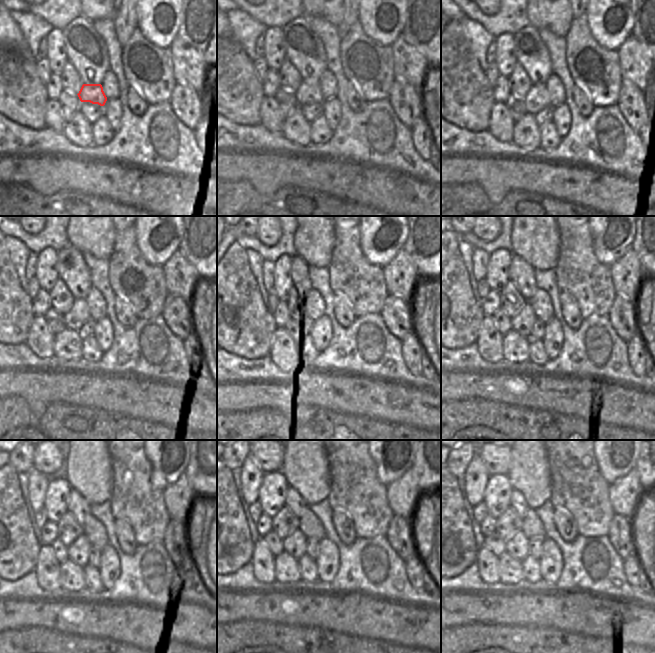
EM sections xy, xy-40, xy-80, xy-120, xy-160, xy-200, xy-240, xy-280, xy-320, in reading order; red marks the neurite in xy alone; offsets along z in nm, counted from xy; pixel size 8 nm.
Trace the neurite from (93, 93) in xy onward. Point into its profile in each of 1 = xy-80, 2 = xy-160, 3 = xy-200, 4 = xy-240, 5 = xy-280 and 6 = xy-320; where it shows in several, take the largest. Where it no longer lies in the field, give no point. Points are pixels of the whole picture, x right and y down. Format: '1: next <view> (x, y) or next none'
1: next xy-80 (537, 98)
2: next xy-160 (300, 318)
3: next xy-200 (522, 321)
4: next xy-240 (73, 544)
5: next xy-280 (295, 544)
6: next xy-320 (518, 545)

